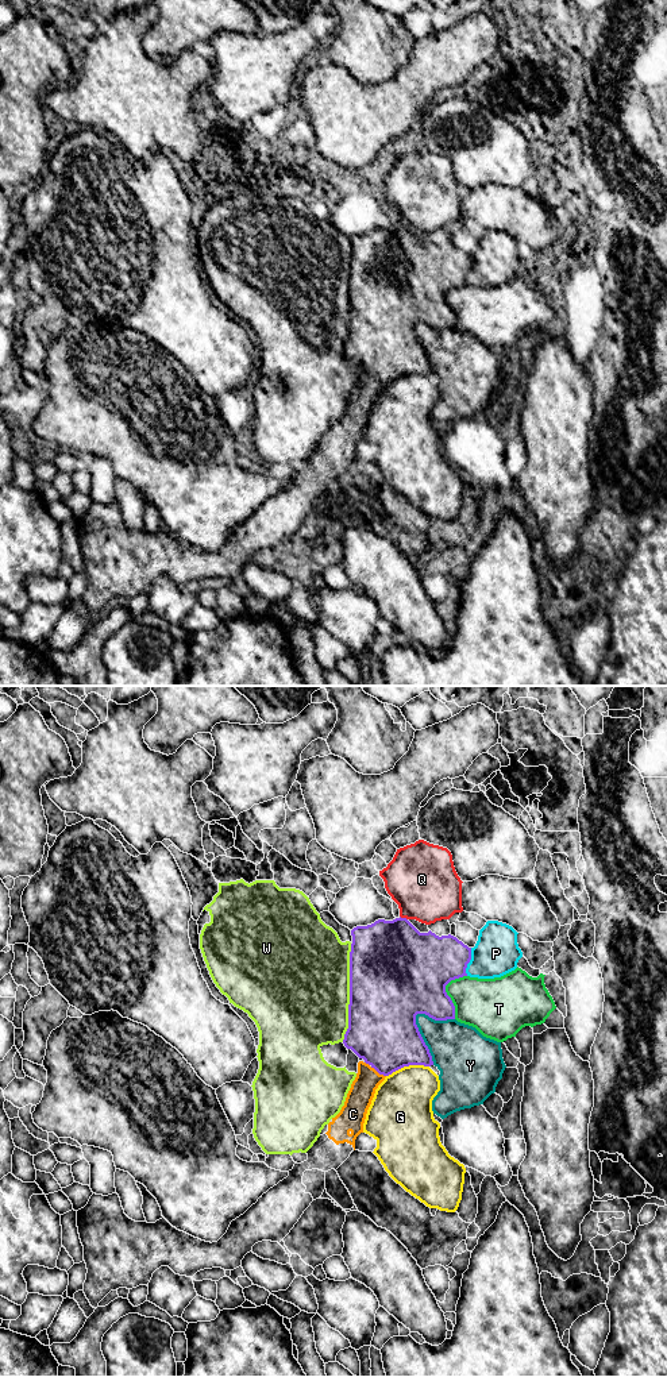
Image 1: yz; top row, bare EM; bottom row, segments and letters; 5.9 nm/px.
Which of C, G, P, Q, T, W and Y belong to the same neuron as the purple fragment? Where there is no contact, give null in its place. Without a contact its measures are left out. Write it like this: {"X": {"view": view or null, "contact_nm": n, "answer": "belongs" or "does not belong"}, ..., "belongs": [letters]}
{"C": {"view": "yz", "contact_nm": 160, "answer": "belongs"}, "G": {"view": "yz", "contact_nm": 260, "answer": "does not belong"}, "P": {"view": "yz", "contact_nm": 170, "answer": "does not belong"}, "Q": {"view": "yz", "contact_nm": 50, "answer": "does not belong"}, "T": {"view": "yz", "contact_nm": 280, "answer": "does not belong"}, "W": {"view": "yz", "contact_nm": 600, "answer": "does not belong"}, "Y": {"view": "yz", "contact_nm": 320, "answer": "does not belong"}, "belongs": ["C"]}

